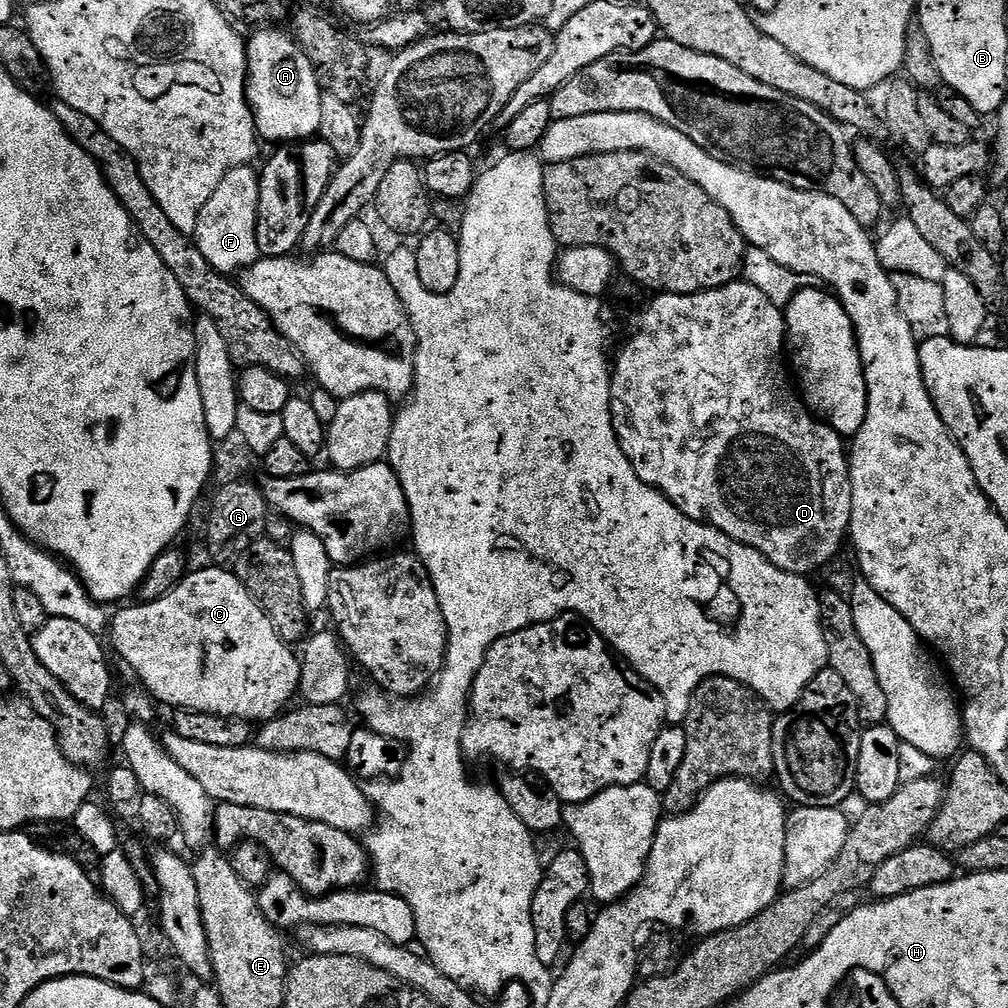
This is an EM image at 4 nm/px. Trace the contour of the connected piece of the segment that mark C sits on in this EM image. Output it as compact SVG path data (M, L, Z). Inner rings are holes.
M212 566L216 568L200 568L189 571L182 583L177 588L170 590L162 598L158 598L149 604L136 602L133 608L124 608L120 613L113 615L110 620L110 637L116 652L132 667L132 672L145 684L147 695L155 698L161 705L169 704L172 710L187 710L190 712L205 712L206 714L218 714L226 718L238 718L239 720L250 720L263 722L271 720L273 716L279 716L289 707L288 699L297 695L300 686L300 661L297 653L289 645L285 644L283 638L276 632L272 625L272 619L265 614L246 586L236 577L235 571L226 569L224 566Z

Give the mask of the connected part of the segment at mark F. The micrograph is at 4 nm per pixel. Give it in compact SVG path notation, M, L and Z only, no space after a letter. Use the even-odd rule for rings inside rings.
M245 166L228 172L210 202L202 206L202 214L198 214L194 243L216 272L239 274L261 259L256 237L260 172L254 169Z

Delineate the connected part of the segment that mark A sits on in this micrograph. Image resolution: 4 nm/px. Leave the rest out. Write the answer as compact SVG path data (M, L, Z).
M260 30L255 33L256 36L253 40L249 39L247 41L246 47L248 49L248 83L246 85L246 91L248 93L248 102L252 106L252 111L256 117L256 130L257 133L265 141L268 140L280 140L276 142L303 142L309 138L315 137L320 130L320 124L322 122L322 106L325 104L325 97L320 97L320 92L322 93L322 80L318 75L315 68L313 68L311 62L308 60L307 56L304 55L303 48L296 43L295 39L287 31L280 32L284 30Z

